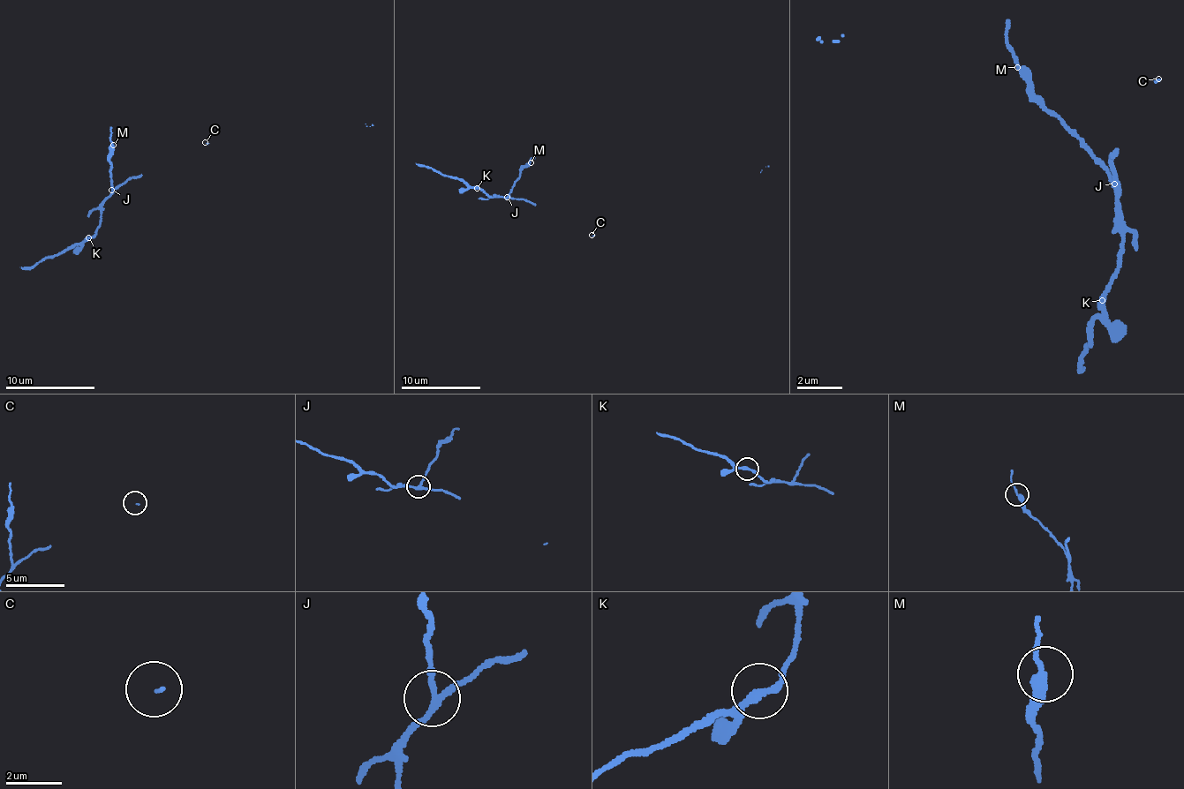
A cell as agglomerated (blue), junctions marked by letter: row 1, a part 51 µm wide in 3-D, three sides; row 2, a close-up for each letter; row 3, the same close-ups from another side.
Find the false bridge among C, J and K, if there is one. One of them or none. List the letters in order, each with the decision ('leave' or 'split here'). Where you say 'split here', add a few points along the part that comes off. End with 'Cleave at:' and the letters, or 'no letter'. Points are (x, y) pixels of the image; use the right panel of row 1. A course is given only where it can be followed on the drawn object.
C: leave
J: split here; course (1113, 184), (1031, 89), (1006, 21)
K: leave
Cleave at: J

